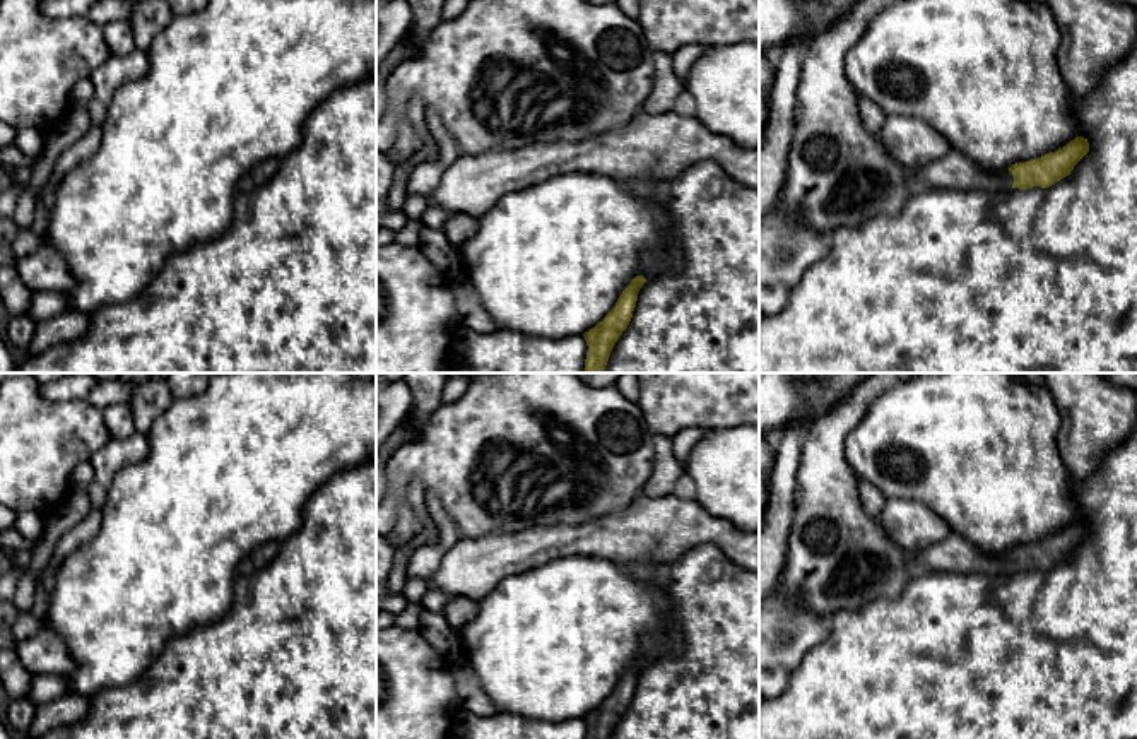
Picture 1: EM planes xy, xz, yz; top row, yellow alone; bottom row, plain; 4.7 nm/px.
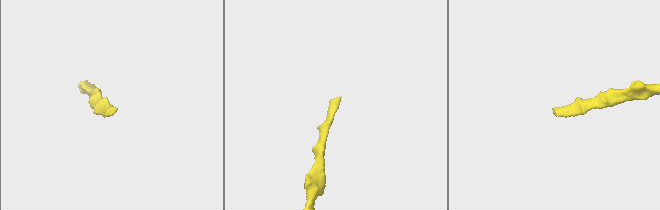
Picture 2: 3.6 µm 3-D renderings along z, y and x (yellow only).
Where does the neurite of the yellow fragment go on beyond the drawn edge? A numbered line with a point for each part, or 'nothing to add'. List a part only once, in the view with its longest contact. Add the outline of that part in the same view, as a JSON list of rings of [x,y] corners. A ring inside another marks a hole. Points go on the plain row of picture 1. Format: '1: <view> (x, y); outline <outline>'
1: yz (954, 553); outline [[[954,532],[913,558],[927,570],[942,571],[968,571],[969,568],[978,568],[1005,575],[1012,571],[1014,566],[1009,553],[997,556],[987,554]]]

